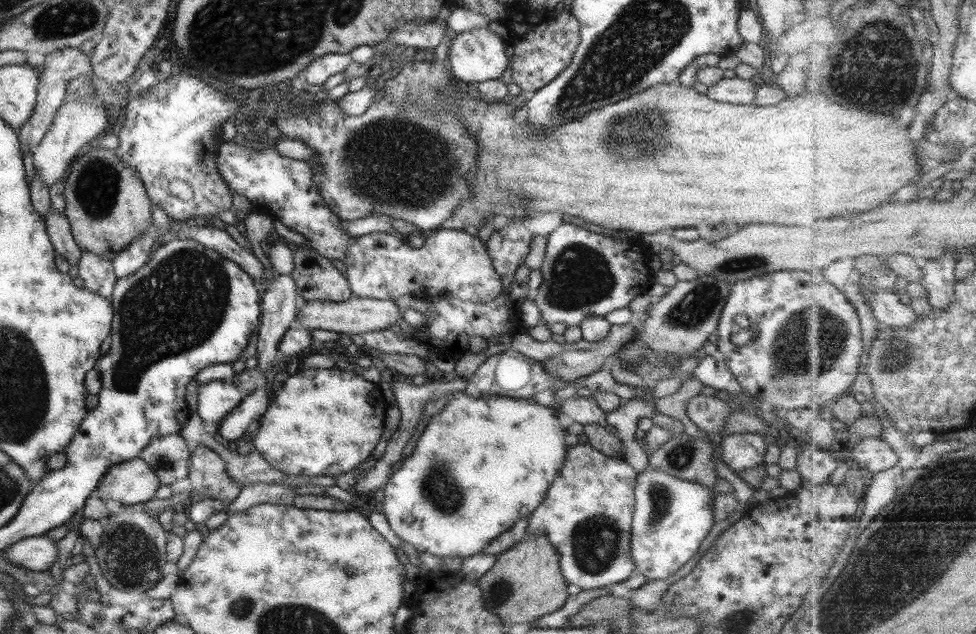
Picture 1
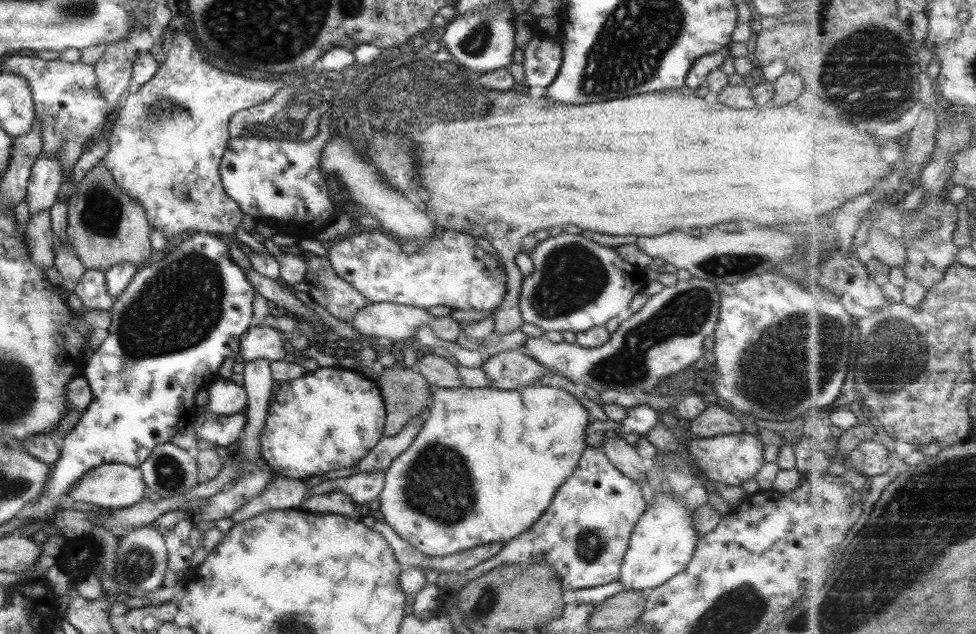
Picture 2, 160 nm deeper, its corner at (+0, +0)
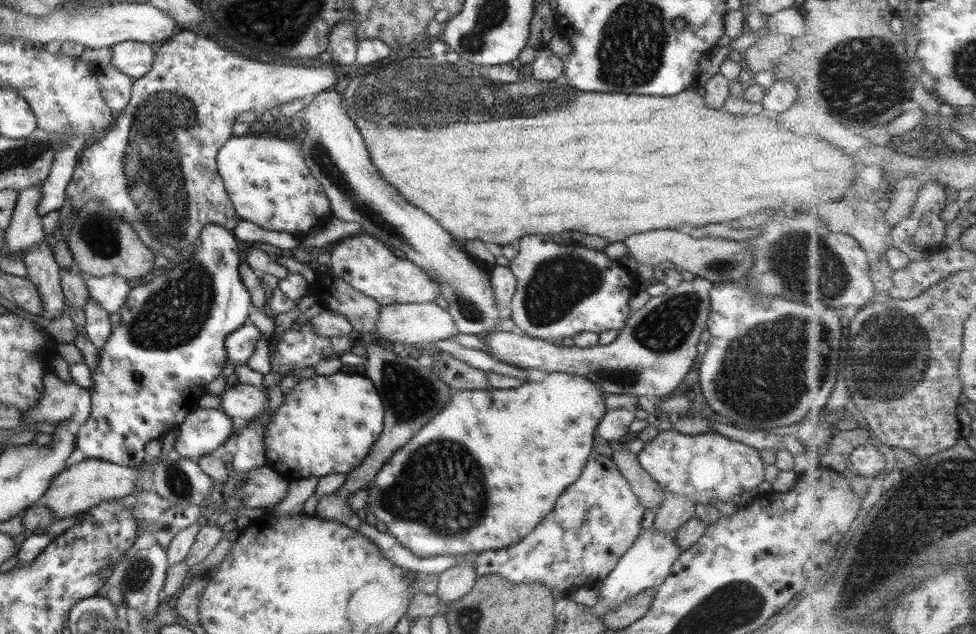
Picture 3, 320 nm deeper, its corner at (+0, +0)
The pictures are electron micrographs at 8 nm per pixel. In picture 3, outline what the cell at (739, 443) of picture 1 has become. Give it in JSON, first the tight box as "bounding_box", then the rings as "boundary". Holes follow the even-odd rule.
{"bounding_box":[636,428,763,504],"boundary":[[[672,428],[659,431],[650,442],[646,442],[641,452],[636,454],[639,466],[659,485],[664,492],[672,492],[676,496],[690,498],[694,504],[707,500],[707,504],[727,502],[743,490],[751,490],[763,482],[763,465],[760,454],[742,443],[731,441],[711,431],[686,435],[675,432]]]}

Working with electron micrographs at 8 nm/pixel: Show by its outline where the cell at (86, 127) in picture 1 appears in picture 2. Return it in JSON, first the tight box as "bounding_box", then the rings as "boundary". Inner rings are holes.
{"bounding_box":[24,154,65,218],"boundary":[[[39,154],[31,166],[26,185],[24,202],[27,204],[29,218],[41,211],[49,210],[57,200],[57,192],[65,186],[57,155]]]}

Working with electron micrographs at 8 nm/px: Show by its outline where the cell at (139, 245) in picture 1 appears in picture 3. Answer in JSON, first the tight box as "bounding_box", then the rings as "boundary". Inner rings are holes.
{"bounding_box":[78,271,132,315],"boundary":[[[78,271],[78,275],[83,279],[91,301],[97,303],[108,315],[118,312],[132,288],[127,280],[115,274],[97,278]]]}

